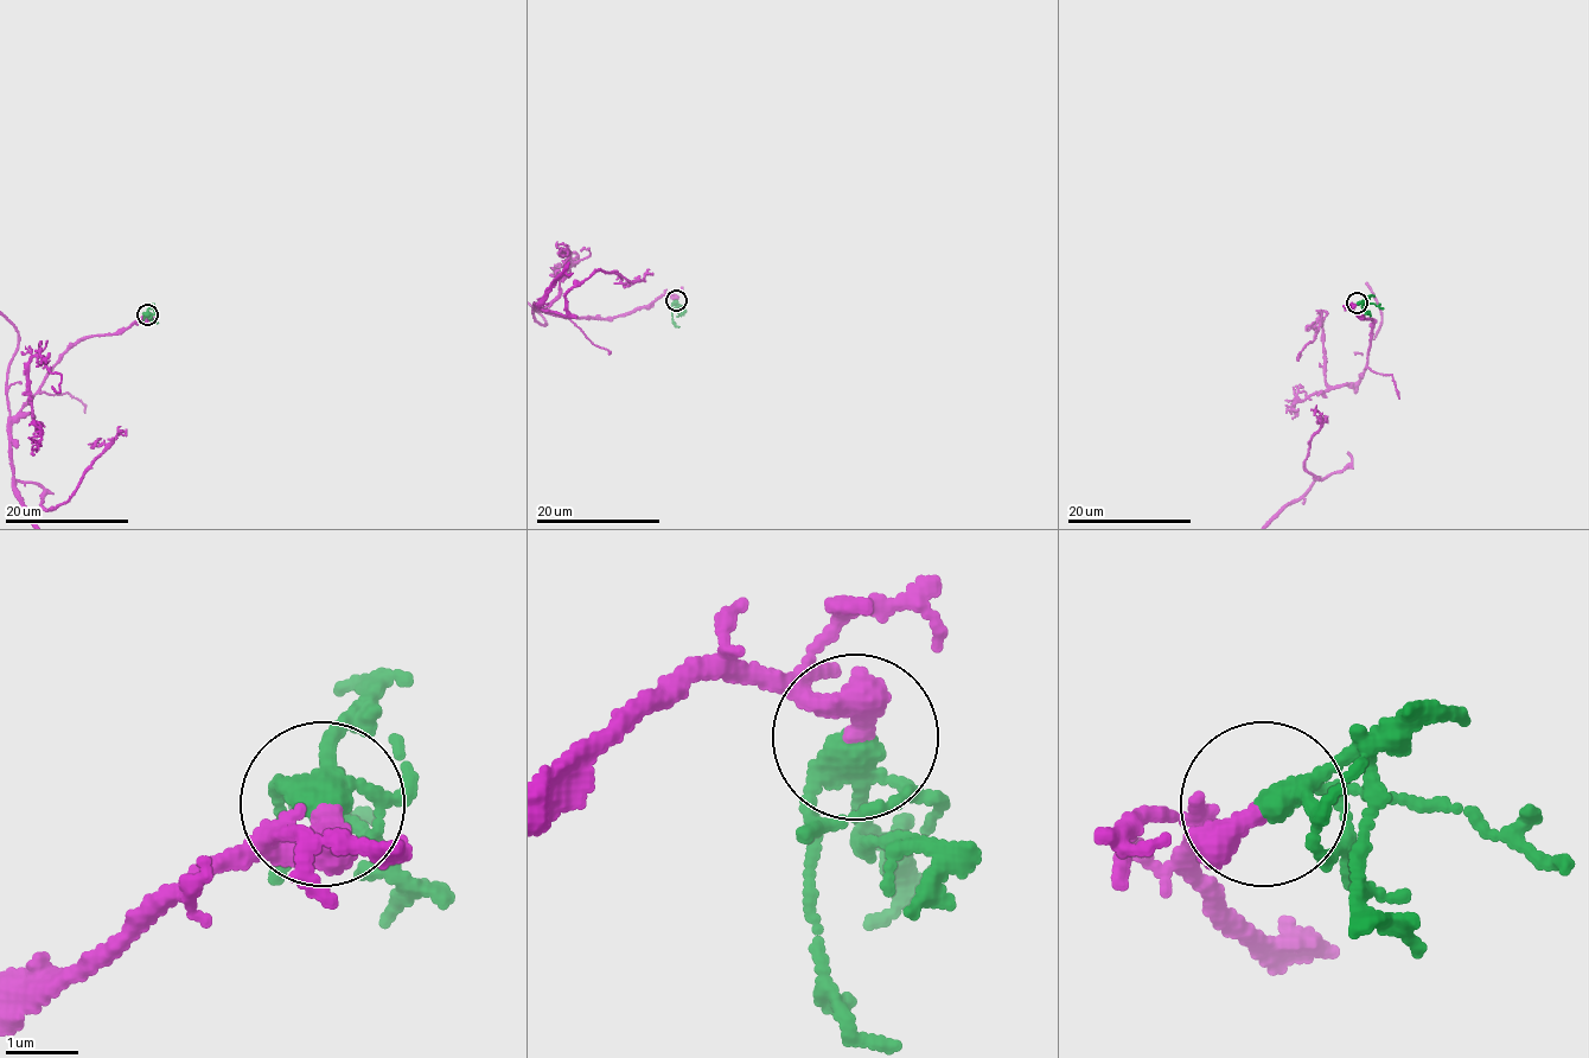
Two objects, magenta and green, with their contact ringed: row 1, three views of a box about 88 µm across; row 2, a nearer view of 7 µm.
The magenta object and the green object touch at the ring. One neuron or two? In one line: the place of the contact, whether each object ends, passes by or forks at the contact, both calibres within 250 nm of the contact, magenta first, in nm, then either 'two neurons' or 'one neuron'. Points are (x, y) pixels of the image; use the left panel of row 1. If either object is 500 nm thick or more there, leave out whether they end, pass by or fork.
at (147, 314); magenta ends there; green forks there; 460 nm thick on the magenta side, 280 nm on the other; one neuron

